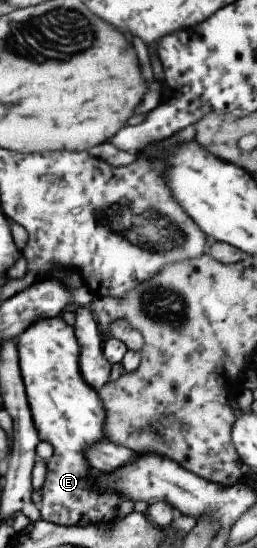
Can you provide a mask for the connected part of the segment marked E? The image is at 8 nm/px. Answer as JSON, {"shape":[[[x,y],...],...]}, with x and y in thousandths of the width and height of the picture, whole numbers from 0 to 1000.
{"shape":[[[241,575],[187,582],[152,582],[109,595],[66,619],[74,672],[97,703],[97,719],[117,741],[125,765],[160,805],[187,805],[210,818],[210,828],[183,839],[179,874],[156,889],[163,898],[163,949],[226,958],[296,958],[335,954],[420,954],[463,942],[475,907],[451,896],[389,896],[366,874],[370,861],[327,830],[342,814],[412,799],[401,785],[409,746],[381,721],[319,692],[307,668],[311,635],[292,600],[265,593]]]}

